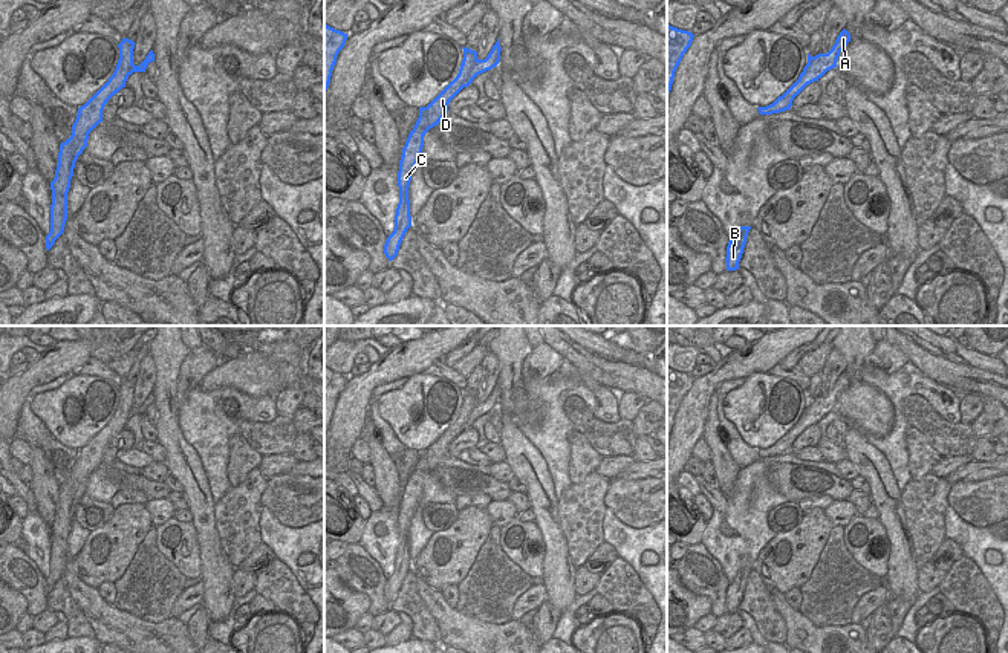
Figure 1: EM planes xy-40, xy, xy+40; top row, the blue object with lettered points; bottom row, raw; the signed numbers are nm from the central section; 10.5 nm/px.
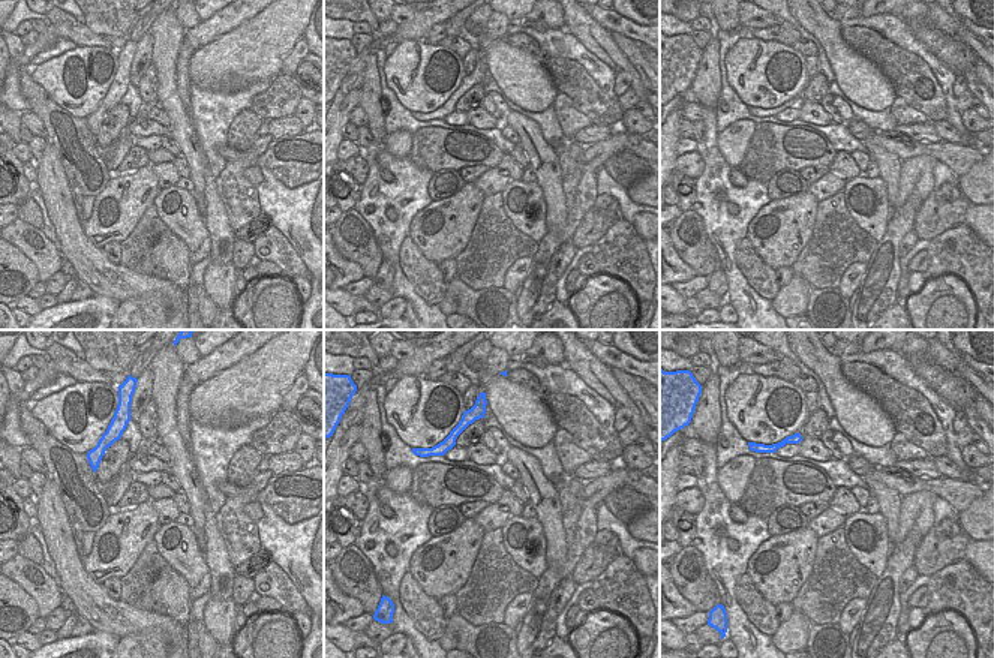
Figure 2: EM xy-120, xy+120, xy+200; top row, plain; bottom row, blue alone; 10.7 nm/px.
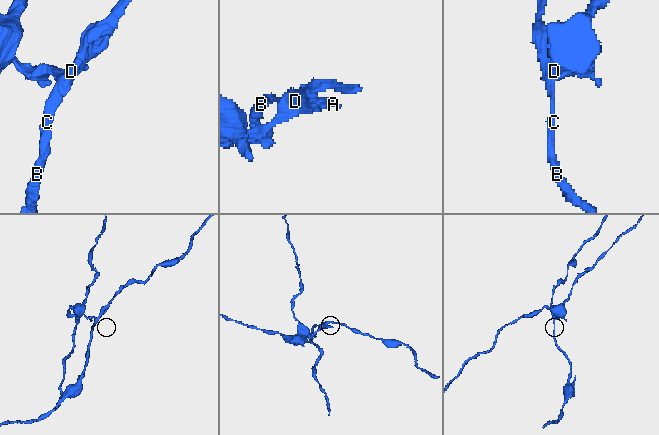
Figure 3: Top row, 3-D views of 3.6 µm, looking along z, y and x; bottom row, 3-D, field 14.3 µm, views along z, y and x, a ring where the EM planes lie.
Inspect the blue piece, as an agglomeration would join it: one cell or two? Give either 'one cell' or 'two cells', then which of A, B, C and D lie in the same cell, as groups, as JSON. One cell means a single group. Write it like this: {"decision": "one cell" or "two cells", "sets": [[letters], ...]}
{"decision": "two cells", "sets": [["A"], ["B", "C", "D"]]}

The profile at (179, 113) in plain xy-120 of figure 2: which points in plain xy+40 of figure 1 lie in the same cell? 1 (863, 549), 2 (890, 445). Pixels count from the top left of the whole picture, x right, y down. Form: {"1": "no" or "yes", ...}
{"1": "no", "2": "no"}

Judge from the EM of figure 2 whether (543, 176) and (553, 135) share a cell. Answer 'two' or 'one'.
two

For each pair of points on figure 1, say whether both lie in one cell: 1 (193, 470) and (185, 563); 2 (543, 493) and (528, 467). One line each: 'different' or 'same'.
1: different
2: same

